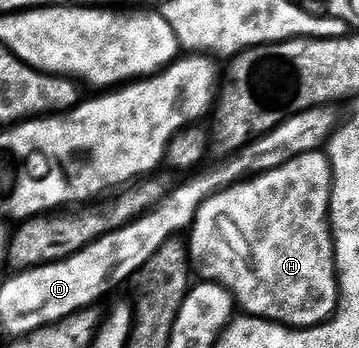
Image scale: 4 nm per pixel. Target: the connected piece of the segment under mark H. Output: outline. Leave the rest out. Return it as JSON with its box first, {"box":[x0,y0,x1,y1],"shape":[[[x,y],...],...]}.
{"box":[187,150,335,327],"shape":[[[324,150],[307,151],[295,155],[279,163],[270,171],[260,172],[244,181],[234,182],[233,187],[226,191],[217,191],[213,196],[202,198],[196,208],[191,226],[187,231],[188,255],[192,266],[201,274],[202,280],[217,283],[233,296],[236,306],[241,307],[246,316],[267,319],[270,323],[279,323],[286,327],[316,327],[318,323],[326,322],[324,315],[325,298],[332,296],[335,291],[335,260],[333,258],[333,233],[329,222],[329,194],[333,188],[333,170],[329,164],[329,156]]]}

